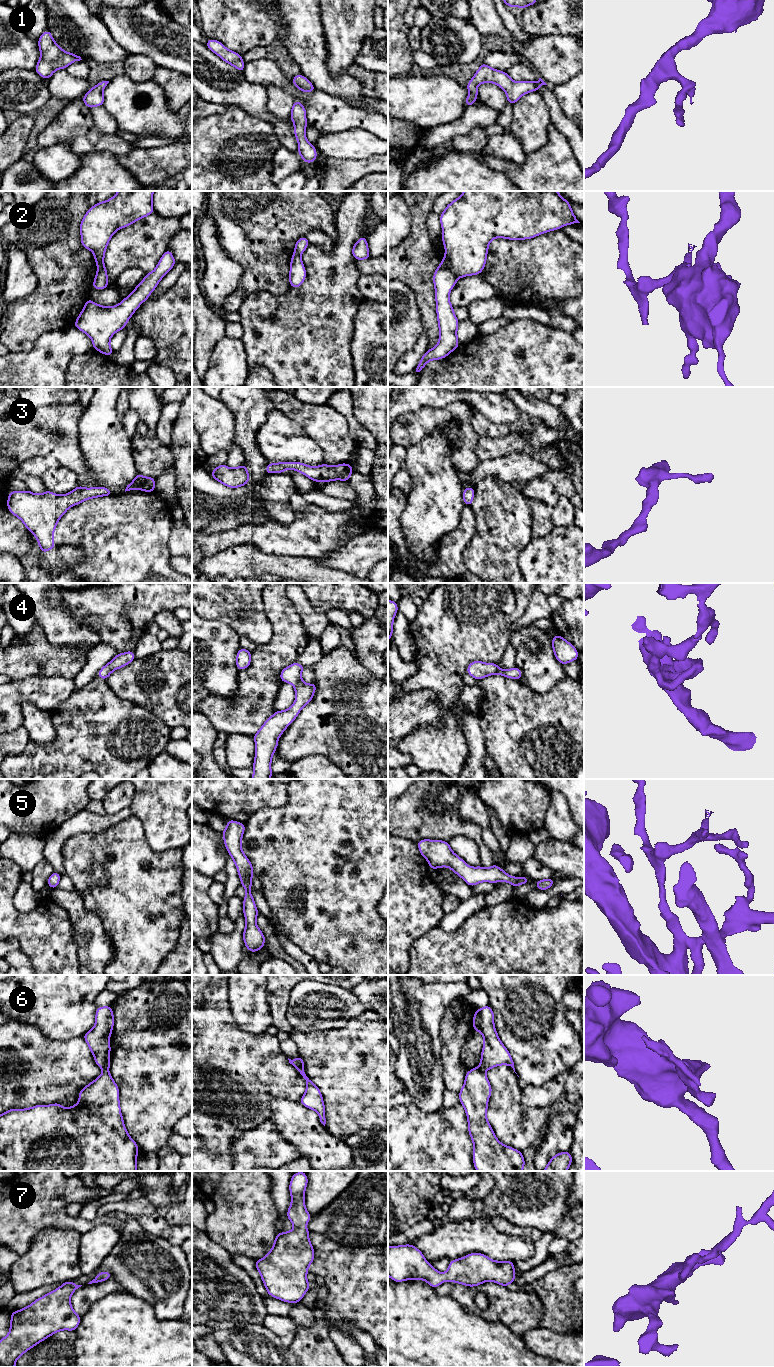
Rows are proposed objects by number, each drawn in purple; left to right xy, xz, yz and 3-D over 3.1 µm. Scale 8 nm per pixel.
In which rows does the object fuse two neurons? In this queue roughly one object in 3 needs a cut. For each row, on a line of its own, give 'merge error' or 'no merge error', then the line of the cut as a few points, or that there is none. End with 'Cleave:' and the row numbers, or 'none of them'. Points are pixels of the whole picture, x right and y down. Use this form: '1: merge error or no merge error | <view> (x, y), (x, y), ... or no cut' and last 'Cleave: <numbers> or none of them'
1: no merge error | no cut
2: merge error | yz (445, 254), (449, 260), (450, 268), (457, 278)
3: no merge error | no cut
4: no merge error | no cut
5: no merge error | no cut
6: merge error | yz (478, 1067), (484, 1071)
7: no merge error | no cut
Cleave: 2, 6

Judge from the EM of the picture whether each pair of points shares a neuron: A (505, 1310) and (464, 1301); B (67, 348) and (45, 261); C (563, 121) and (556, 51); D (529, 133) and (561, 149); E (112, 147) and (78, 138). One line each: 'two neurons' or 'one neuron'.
A: one neuron
B: two neurons
C: two neurons
D: two neurons
E: one neuron

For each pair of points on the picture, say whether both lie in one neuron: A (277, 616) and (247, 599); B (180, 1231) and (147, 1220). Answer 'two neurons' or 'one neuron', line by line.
A: two neurons
B: one neuron

